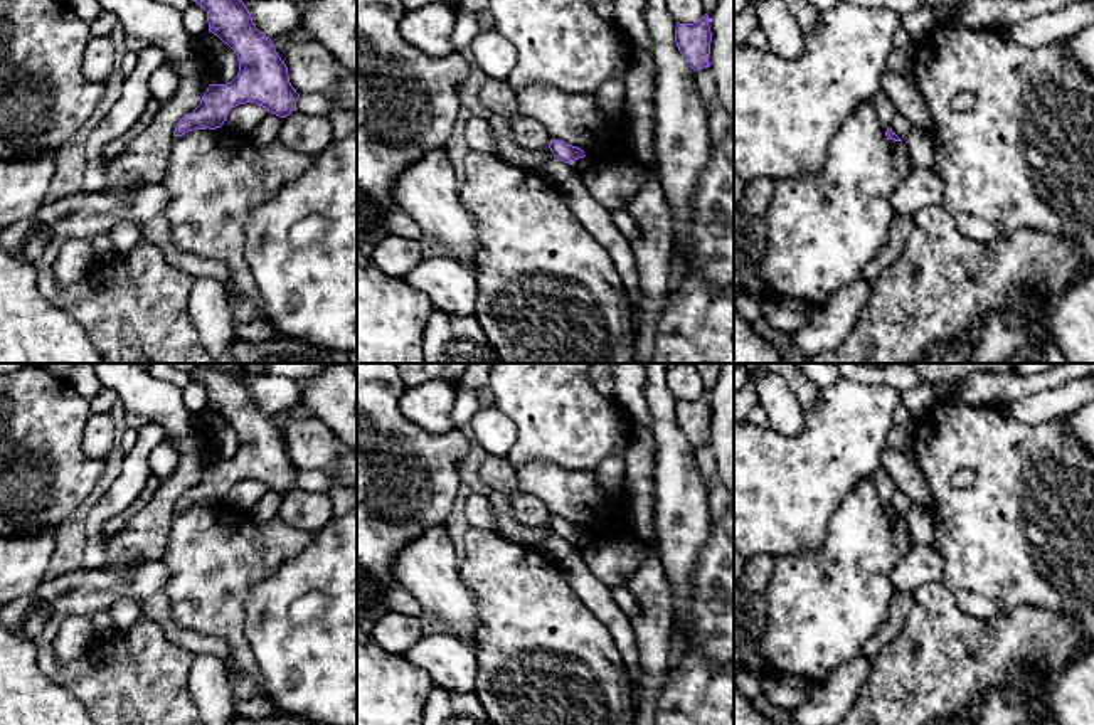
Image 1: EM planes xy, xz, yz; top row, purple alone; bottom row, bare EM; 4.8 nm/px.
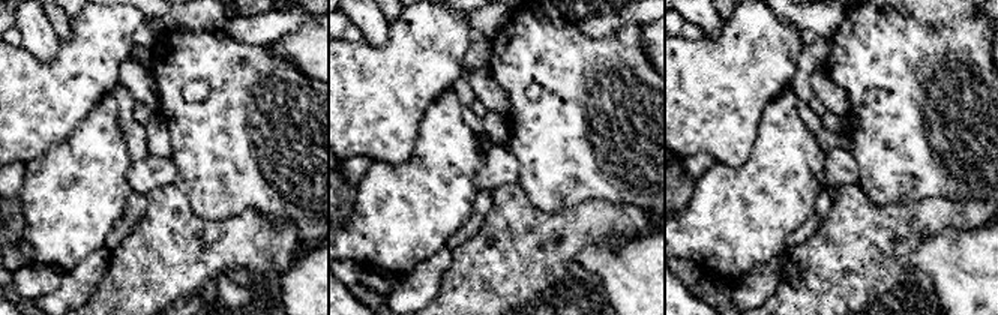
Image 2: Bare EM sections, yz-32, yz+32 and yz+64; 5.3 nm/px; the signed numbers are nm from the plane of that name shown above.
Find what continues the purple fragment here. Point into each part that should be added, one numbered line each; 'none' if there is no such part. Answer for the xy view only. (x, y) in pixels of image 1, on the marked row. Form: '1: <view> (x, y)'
none

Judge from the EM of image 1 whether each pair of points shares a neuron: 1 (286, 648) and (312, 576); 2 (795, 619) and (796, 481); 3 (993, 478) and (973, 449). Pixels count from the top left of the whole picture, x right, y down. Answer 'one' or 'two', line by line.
1: one
2: two
3: one

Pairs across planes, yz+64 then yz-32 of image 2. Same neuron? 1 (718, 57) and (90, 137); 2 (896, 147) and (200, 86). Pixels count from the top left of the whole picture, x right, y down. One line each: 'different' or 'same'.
1: different
2: different

